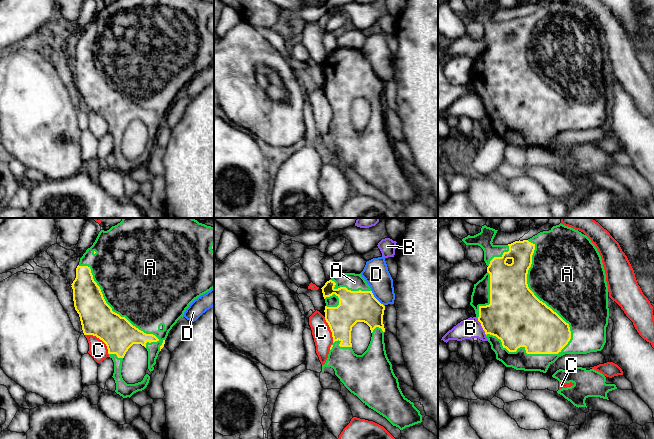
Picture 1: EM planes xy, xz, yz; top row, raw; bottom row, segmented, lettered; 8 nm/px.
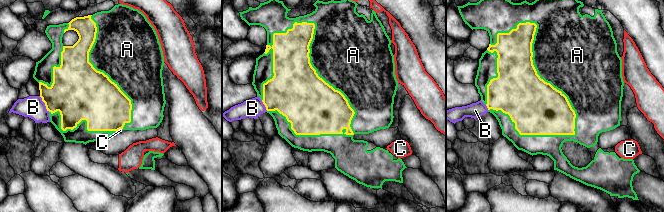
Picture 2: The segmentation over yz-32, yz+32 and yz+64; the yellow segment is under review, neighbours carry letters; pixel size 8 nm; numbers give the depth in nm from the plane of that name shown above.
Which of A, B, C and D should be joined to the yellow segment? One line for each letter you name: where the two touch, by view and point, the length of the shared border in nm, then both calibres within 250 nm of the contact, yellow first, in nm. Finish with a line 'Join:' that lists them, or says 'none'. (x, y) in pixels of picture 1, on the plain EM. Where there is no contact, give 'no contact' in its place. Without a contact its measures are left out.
A: contact yz (537, 74); length 950 nm; calibres 460 and 500 nm
Join: A

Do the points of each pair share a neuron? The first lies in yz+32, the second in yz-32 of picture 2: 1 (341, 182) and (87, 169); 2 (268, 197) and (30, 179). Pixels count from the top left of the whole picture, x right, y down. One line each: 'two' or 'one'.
1: one
2: one

